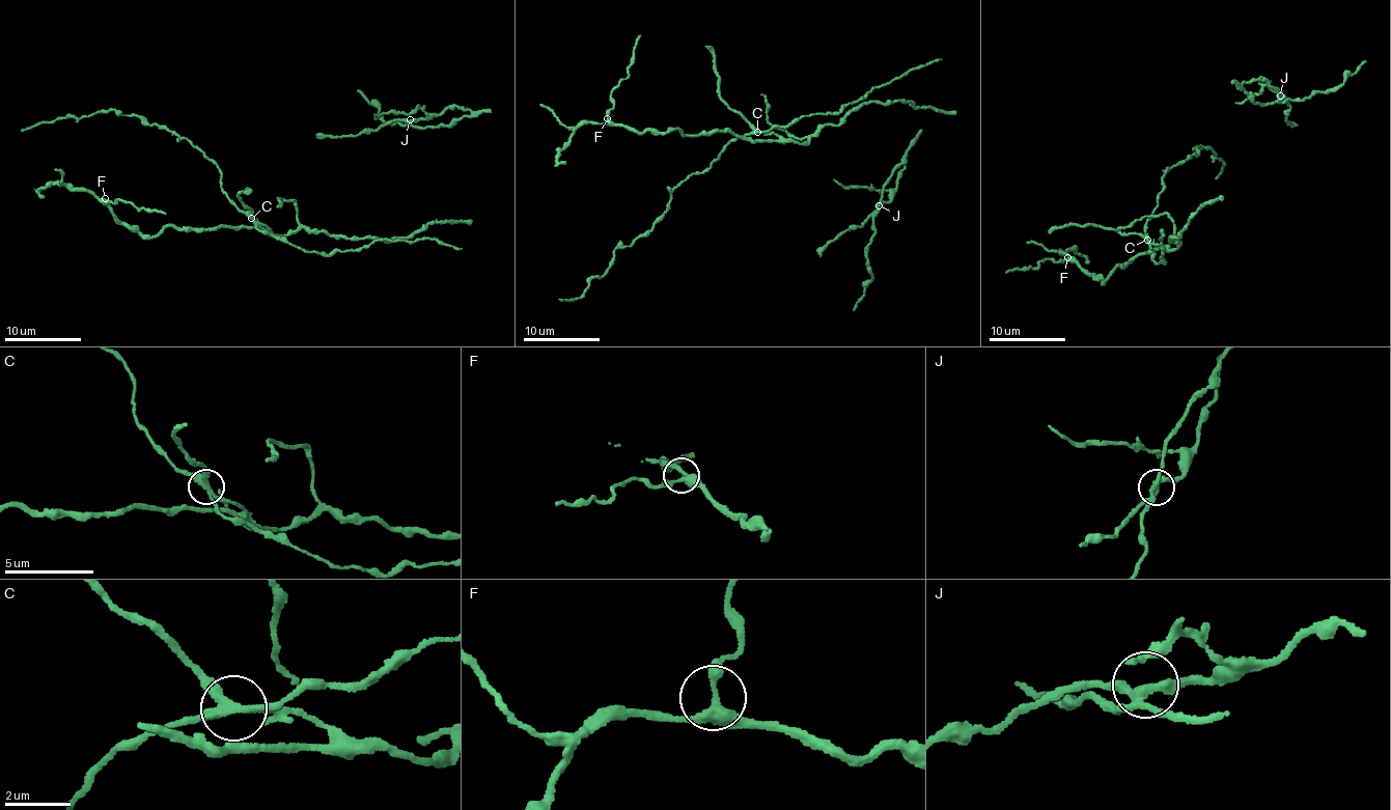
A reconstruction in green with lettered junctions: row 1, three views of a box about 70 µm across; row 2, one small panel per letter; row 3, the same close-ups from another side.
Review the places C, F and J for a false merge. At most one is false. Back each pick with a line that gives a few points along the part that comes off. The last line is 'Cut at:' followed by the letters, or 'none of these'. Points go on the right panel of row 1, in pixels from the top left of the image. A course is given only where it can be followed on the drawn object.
C: course (1148, 240), (1144, 230), (1167, 167), (1184, 164), (1198, 146), (1209, 148), (1224, 165), (1217, 178)
Cut at: C

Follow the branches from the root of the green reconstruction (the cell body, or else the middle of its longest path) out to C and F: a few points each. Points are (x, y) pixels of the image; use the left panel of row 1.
C: (339, 234), (310, 232), (302, 227), (286, 234), (269, 235), (266, 226), (252, 217)
F: (339, 234), (302, 227), (274, 235), (262, 229), (164, 225), (146, 236), (116, 223), (105, 198)

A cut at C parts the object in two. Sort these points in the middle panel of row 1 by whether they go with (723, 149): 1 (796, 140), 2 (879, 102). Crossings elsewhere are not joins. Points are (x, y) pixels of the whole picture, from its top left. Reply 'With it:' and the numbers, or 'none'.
With it: none

